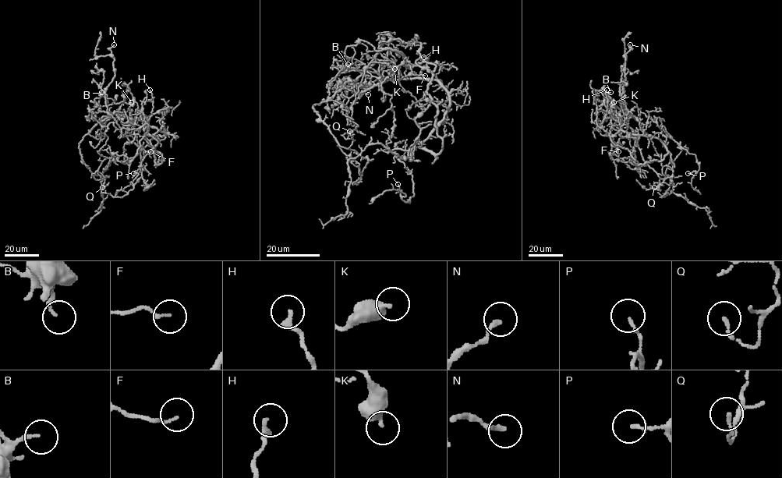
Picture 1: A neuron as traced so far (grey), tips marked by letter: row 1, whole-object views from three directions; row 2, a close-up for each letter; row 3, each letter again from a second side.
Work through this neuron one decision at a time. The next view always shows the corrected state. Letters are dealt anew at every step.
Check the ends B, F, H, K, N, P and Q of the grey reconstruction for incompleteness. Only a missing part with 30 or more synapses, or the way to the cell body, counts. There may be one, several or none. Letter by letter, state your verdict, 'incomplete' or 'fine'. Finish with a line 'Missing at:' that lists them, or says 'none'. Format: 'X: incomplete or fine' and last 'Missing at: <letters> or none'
B: fine
F: fine
H: fine
K: fine
N: fine
P: fine
Q: fine
Missing at: none

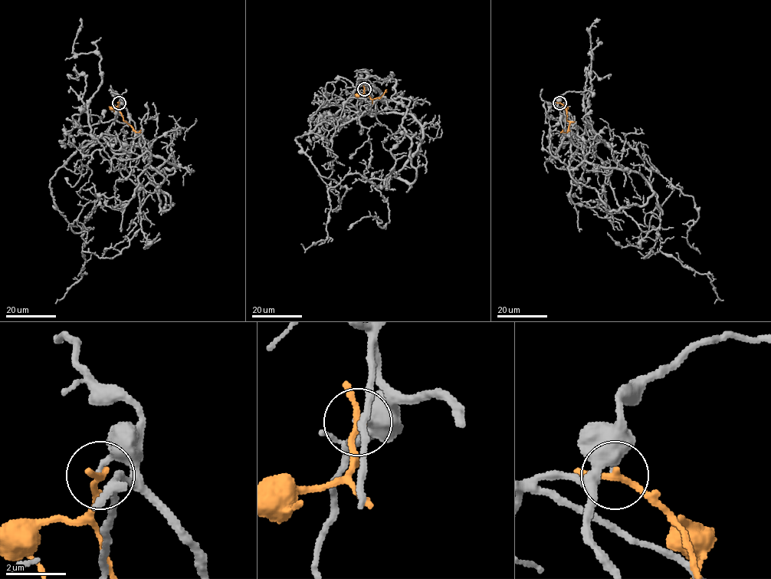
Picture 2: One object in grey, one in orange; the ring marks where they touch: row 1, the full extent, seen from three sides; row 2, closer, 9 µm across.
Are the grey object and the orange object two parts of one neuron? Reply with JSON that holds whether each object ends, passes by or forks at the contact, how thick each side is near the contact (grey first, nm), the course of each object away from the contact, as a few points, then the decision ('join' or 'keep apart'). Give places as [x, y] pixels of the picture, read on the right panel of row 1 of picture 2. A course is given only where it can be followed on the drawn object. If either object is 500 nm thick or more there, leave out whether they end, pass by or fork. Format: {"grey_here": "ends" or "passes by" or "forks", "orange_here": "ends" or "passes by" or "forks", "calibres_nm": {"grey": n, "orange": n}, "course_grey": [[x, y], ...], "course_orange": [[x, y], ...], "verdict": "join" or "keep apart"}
{"grey_here": "ends", "orange_here": "passes by", "calibres_nm": {"grey": 180, "orange": 200}, "course_grey": [[559, 103], [568, 169], [636, 171], [650, 186], [654, 169], [692, 196], [687, 237], [700, 254]], "course_orange": [[559, 103], [565, 110], [566, 120], [570, 123], [569, 130], [561, 132]], "verdict": "keep apart"}

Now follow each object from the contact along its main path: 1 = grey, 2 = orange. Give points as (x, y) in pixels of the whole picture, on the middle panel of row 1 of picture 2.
1: (364, 88), (400, 97), (422, 140), (394, 176), (365, 180), (390, 222), (362, 217), (348, 229)
2: (364, 88), (365, 95), (372, 99), (379, 98), (386, 90)

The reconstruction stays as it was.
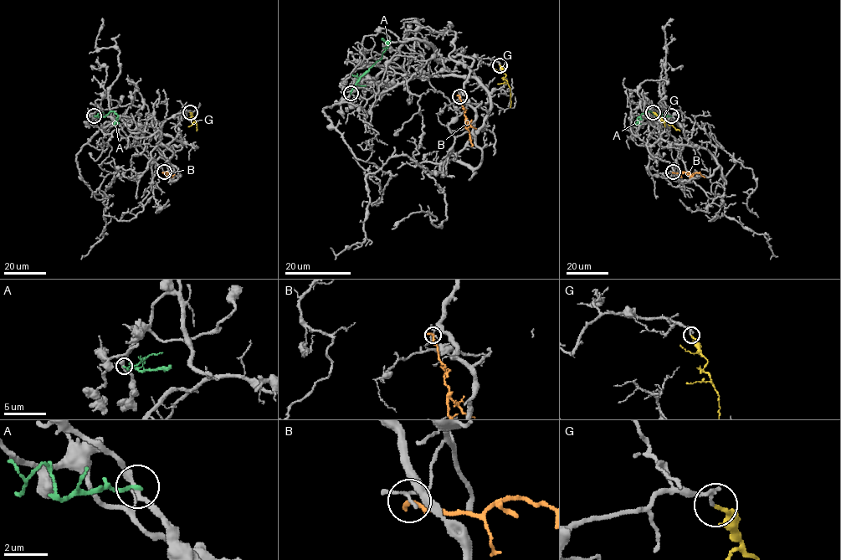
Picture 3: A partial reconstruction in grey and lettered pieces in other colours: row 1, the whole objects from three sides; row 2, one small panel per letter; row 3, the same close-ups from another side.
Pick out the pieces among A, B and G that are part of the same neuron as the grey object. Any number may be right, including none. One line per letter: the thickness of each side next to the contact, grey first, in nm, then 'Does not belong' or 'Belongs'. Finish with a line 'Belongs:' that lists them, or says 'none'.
A: Thickness 260 nm (grey) against 190 nm. Does not belong
B: Thickness 150 nm (grey) against 260 nm. Does not belong
G: Thickness 110 nm (grey) against 130 nm. Belongs
Belongs: G

